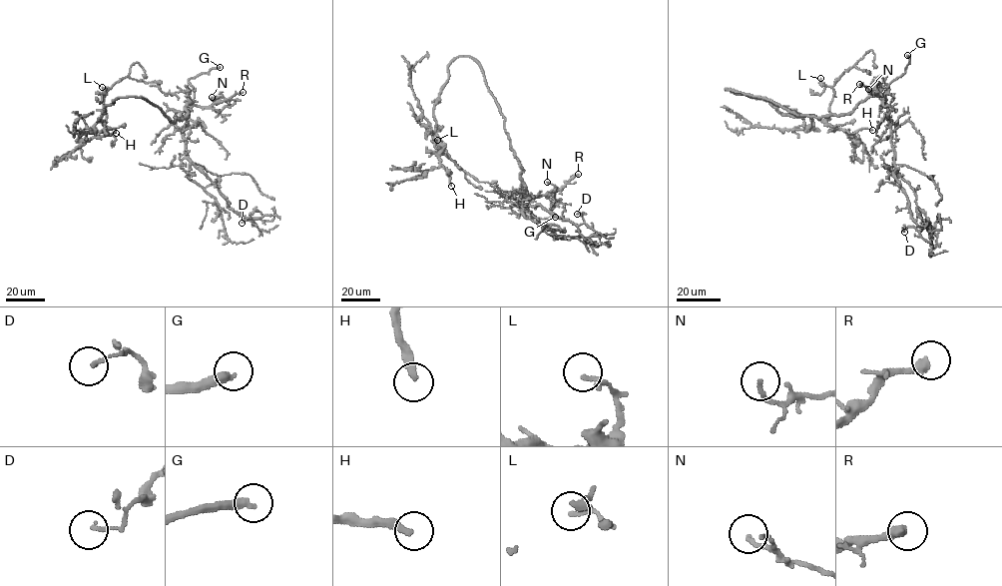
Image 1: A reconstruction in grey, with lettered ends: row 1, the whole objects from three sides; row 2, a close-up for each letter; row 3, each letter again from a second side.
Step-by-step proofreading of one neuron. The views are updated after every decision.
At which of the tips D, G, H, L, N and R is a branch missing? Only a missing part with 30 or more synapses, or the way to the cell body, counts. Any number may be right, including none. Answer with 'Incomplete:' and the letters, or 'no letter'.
Incomplete: G, H

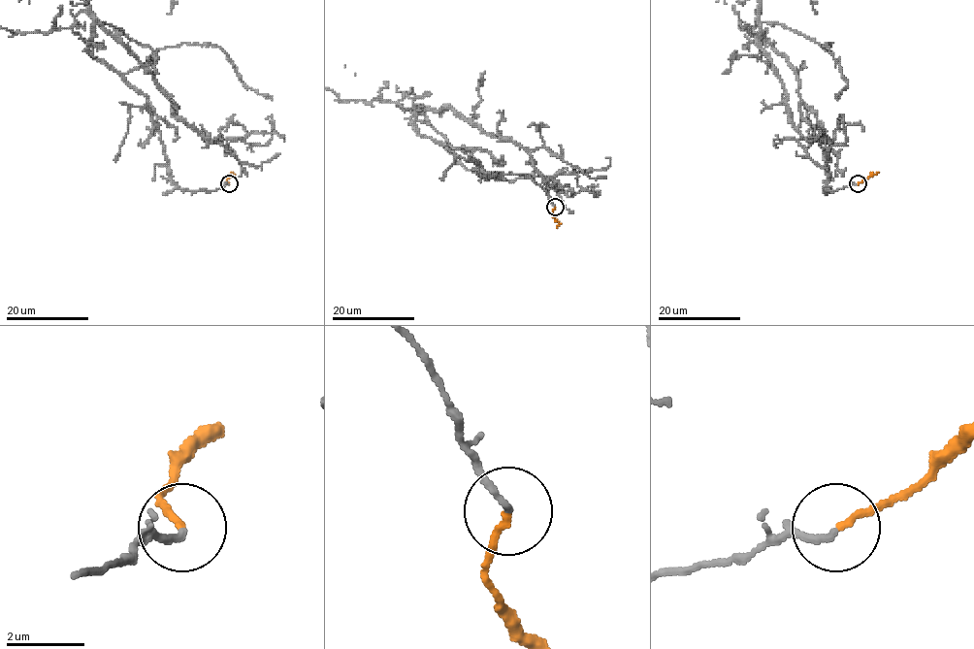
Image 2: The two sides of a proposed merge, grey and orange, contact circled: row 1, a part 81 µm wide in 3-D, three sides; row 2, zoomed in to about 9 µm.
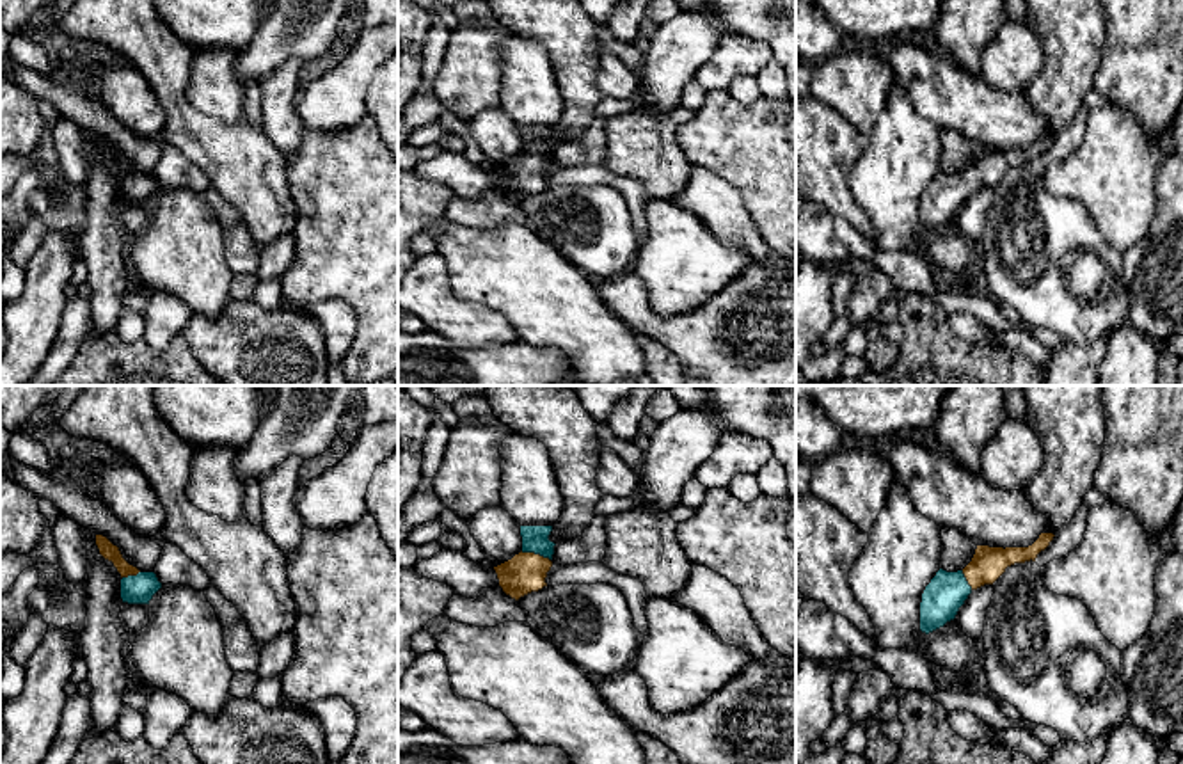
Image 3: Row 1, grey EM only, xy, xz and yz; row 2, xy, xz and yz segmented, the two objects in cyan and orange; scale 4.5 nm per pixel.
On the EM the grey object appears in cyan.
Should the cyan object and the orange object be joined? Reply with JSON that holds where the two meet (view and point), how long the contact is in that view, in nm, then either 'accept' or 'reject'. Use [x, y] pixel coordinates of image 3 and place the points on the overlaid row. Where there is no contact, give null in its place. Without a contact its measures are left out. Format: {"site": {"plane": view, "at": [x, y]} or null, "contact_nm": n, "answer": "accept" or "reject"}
{"site": {"plane": "xz", "at": [535, 553]}, "contact_nm": 140, "answer": "accept"}

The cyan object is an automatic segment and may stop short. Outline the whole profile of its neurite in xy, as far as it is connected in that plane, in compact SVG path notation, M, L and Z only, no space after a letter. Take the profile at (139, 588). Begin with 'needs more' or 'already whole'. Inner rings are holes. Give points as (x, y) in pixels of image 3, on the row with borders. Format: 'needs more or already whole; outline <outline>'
needs more; outline M96 535L96 545L99 554L112 561L121 574L121 599L128 604L149 604L153 595L162 588L155 572L140 572L137 567L130 565L117 545L114 545L107 537Z

